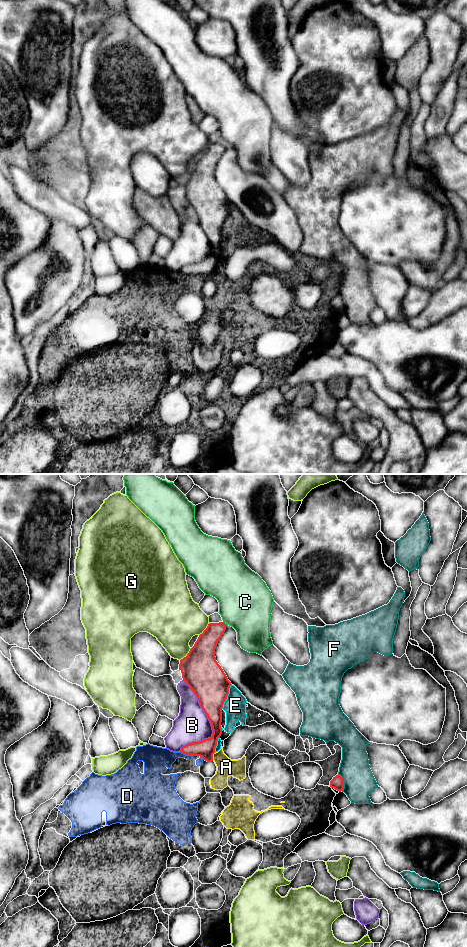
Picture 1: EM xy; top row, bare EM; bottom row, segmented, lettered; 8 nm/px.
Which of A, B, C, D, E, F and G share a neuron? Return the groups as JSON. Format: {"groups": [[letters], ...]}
{"groups": [["A", "D", "E"], ["B"], ["C"], ["F"], ["G"]]}

